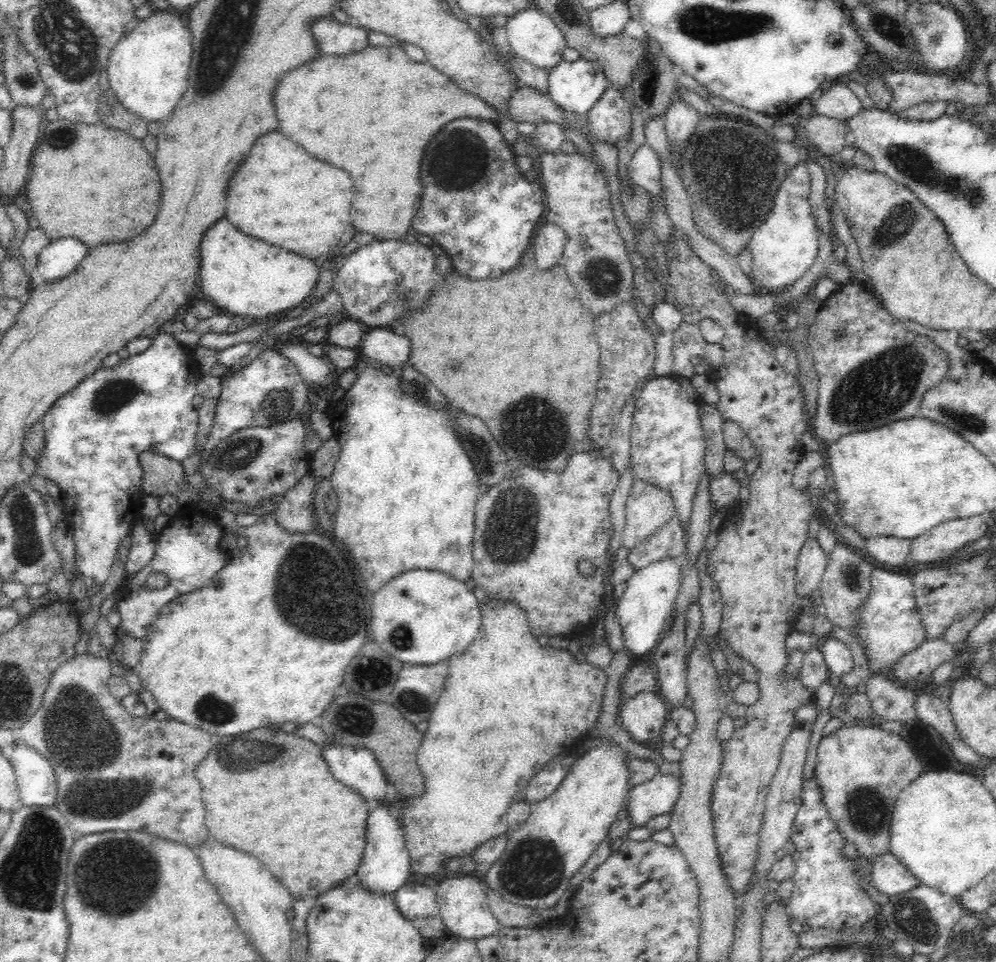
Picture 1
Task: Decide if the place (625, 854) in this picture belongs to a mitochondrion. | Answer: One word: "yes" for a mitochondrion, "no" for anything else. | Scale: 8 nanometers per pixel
no

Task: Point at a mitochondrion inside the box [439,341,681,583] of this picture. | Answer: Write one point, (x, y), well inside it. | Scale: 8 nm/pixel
(511, 534)

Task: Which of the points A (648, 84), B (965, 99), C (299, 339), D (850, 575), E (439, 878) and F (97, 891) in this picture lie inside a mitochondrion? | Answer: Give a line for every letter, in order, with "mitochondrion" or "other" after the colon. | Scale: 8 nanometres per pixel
A: mitochondrion
B: other
C: other
D: mitochondrion
E: other
F: mitochondrion

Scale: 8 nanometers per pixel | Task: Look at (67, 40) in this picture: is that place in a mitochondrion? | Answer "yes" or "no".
yes

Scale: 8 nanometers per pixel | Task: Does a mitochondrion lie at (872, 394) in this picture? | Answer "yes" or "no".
yes

